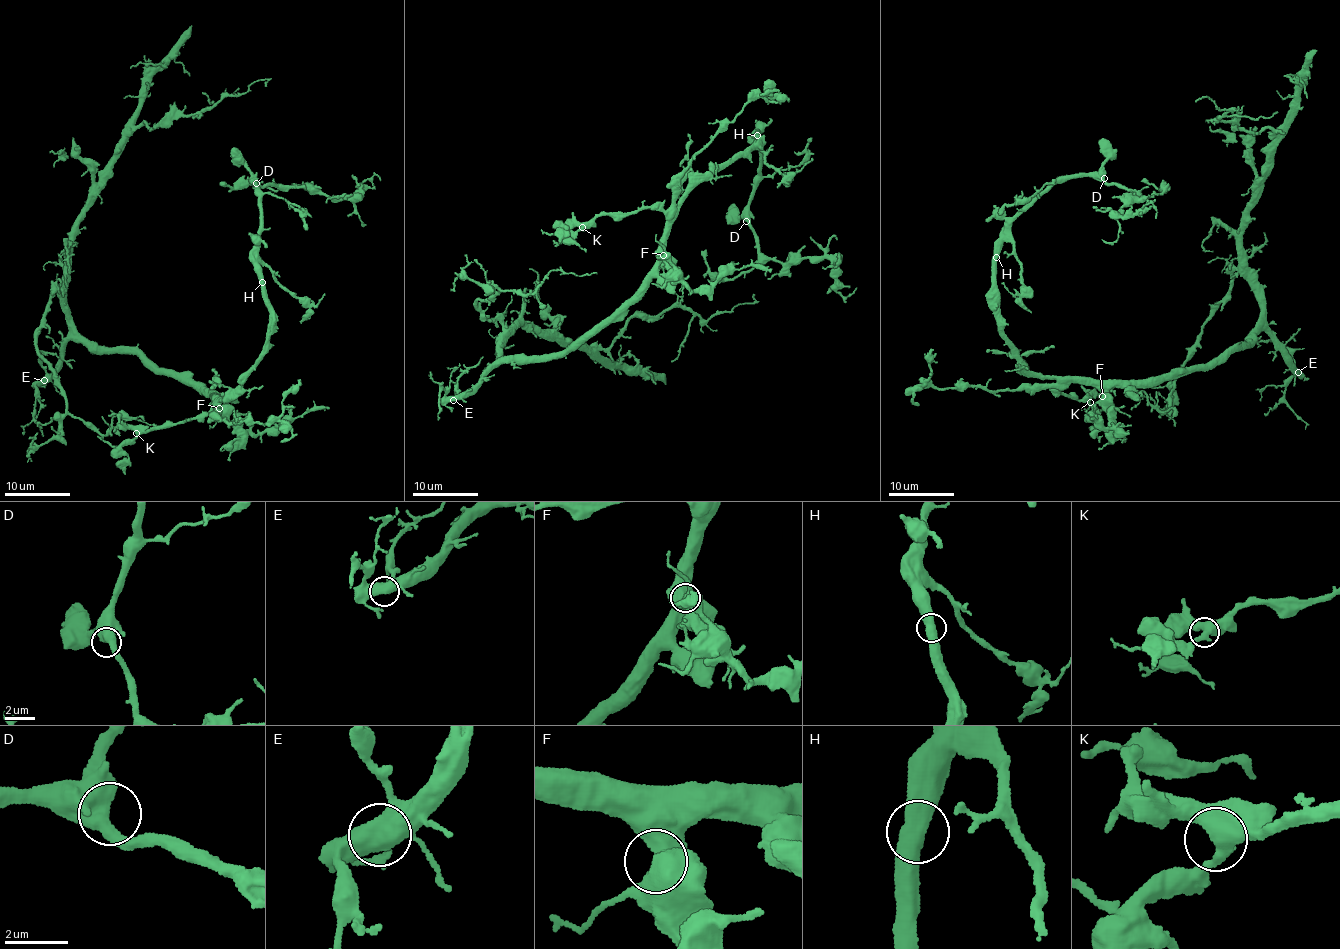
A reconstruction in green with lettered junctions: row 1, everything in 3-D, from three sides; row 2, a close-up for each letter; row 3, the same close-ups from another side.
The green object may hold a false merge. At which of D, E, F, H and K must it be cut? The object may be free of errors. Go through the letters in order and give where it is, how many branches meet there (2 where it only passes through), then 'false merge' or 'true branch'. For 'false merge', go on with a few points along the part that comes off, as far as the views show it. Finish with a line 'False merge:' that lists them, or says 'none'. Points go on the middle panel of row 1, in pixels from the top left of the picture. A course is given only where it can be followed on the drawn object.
D: (746, 221) | 2 | true branch
E: (453, 400) | 2 | true branch
F: (663, 255) | 2 | true branch
H: (757, 135) | 2 | true branch
K: (582, 227) | 2 | true branch
False merge: none

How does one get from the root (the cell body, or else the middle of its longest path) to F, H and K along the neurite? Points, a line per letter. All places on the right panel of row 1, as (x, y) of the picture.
F: (1156, 377), (1119, 381), (1102, 396)
H: (1156, 377), (1122, 381), (1058, 382), (1028, 368), (1016, 347), (1004, 336), (997, 308), (996, 258)
K: (1156, 377), (1122, 381), (1070, 381), (1058, 392), (1090, 402)

